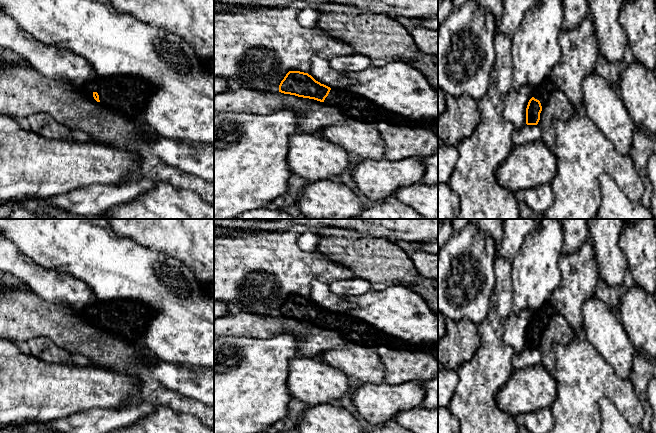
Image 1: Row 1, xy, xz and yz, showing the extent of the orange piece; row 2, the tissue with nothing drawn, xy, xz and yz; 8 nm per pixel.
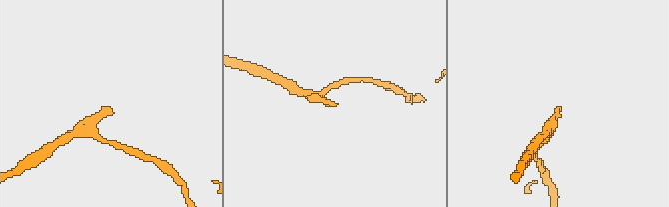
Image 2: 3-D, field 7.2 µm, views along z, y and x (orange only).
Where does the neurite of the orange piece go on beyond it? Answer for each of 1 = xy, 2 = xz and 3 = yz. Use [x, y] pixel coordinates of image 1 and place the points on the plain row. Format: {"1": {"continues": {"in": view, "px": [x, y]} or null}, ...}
{"1": {"continues": {"in": "xy", "px": [127, 319]}}, "2": {"continues": {"in": "xz", "px": [355, 331]}}, "3": {"continues": {"in": "yz", "px": [541, 316]}}}

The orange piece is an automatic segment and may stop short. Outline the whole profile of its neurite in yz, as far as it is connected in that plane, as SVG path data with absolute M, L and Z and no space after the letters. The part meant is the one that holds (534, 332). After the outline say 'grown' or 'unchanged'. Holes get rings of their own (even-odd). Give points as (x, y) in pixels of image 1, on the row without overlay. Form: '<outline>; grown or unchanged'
M550 300L545 301L538 309L533 311L533 321L526 332L526 348L537 349L540 344L542 331L547 327L549 319L556 312Z; grown

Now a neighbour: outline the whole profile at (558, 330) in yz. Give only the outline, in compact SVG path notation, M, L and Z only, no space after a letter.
M555 312L549 319L547 327L542 331L538 350L541 353L541 364L551 373L555 371L556 357L553 344L568 344L576 338L576 334L570 327L566 318L559 312Z

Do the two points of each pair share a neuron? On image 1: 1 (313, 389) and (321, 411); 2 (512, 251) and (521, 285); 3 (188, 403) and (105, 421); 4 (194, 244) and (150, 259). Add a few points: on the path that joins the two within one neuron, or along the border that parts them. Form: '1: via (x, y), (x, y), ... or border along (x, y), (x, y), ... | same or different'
1: border along (337, 403), (319, 403), (307, 407) | different
2: border along (524, 239), (521, 249), (512, 261) | different
3: via (167, 401), (155, 401), (147, 407), (126, 416) | same
4: border along (144, 245), (150, 248), (157, 248), (187, 265) | different

